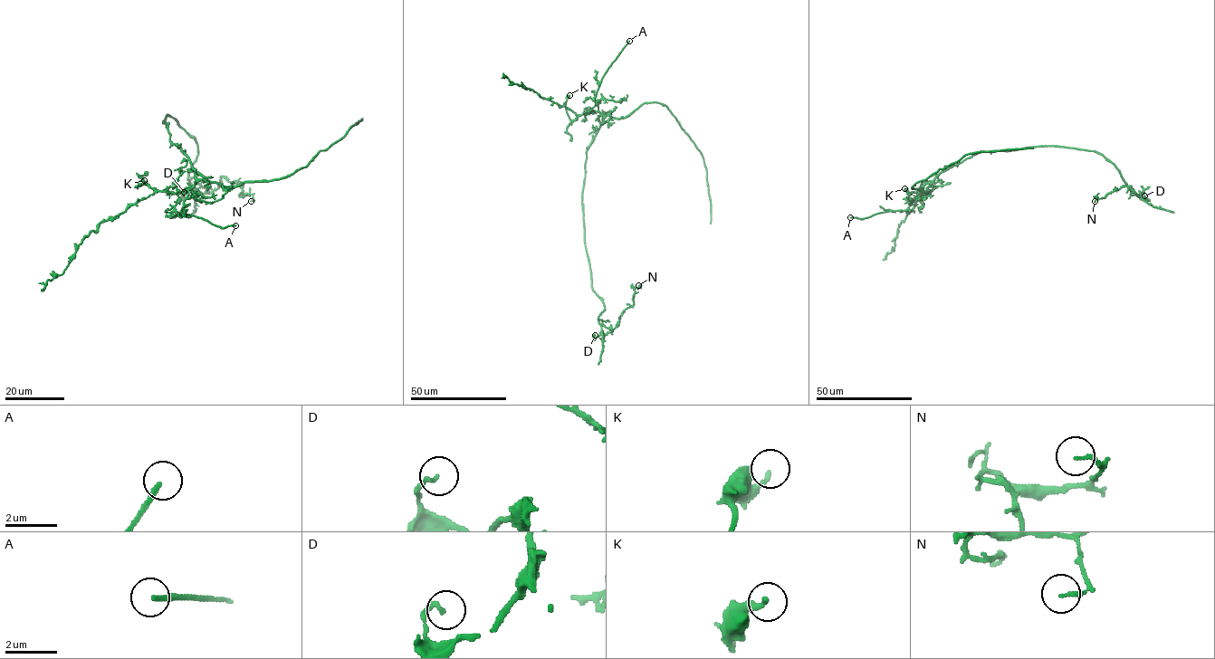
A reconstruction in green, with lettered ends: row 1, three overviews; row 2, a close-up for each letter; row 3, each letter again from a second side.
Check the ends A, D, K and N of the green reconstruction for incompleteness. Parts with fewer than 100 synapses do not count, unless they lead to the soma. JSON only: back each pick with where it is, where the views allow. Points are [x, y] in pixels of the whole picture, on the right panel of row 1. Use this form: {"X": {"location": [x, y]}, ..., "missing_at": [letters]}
{"A": {"location": [850, 217]}, "missing_at": ["A"]}

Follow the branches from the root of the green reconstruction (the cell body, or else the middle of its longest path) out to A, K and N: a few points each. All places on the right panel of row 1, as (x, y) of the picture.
A: (978, 152), (926, 183), (923, 192), (905, 210), (879, 213), (861, 219), (850, 217)
K: (978, 152), (926, 183), (920, 195), (926, 195), (929, 190), (908, 192), (904, 188)
N: (978, 152), (1044, 146), (1095, 150), (1114, 164), (1138, 195), (1123, 186), (1095, 201)

